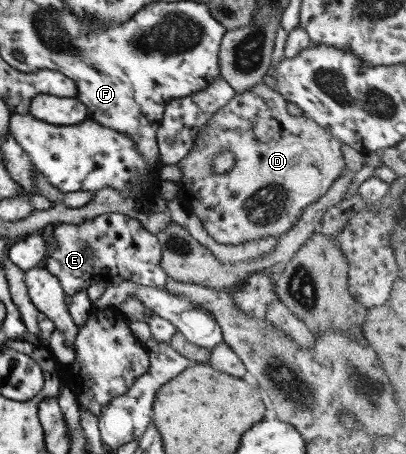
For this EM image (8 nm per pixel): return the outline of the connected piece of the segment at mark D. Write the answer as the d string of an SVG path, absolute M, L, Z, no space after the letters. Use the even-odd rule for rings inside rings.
M261 83L233 95L211 114L194 138L193 147L177 163L182 174L177 184L190 196L195 216L215 242L236 245L269 234L279 240L279 236L297 223L303 209L323 196L335 178L345 170L341 144L339 139L304 114L289 115L284 98ZM221 149L233 152L233 168L217 174L211 170L211 161Z

